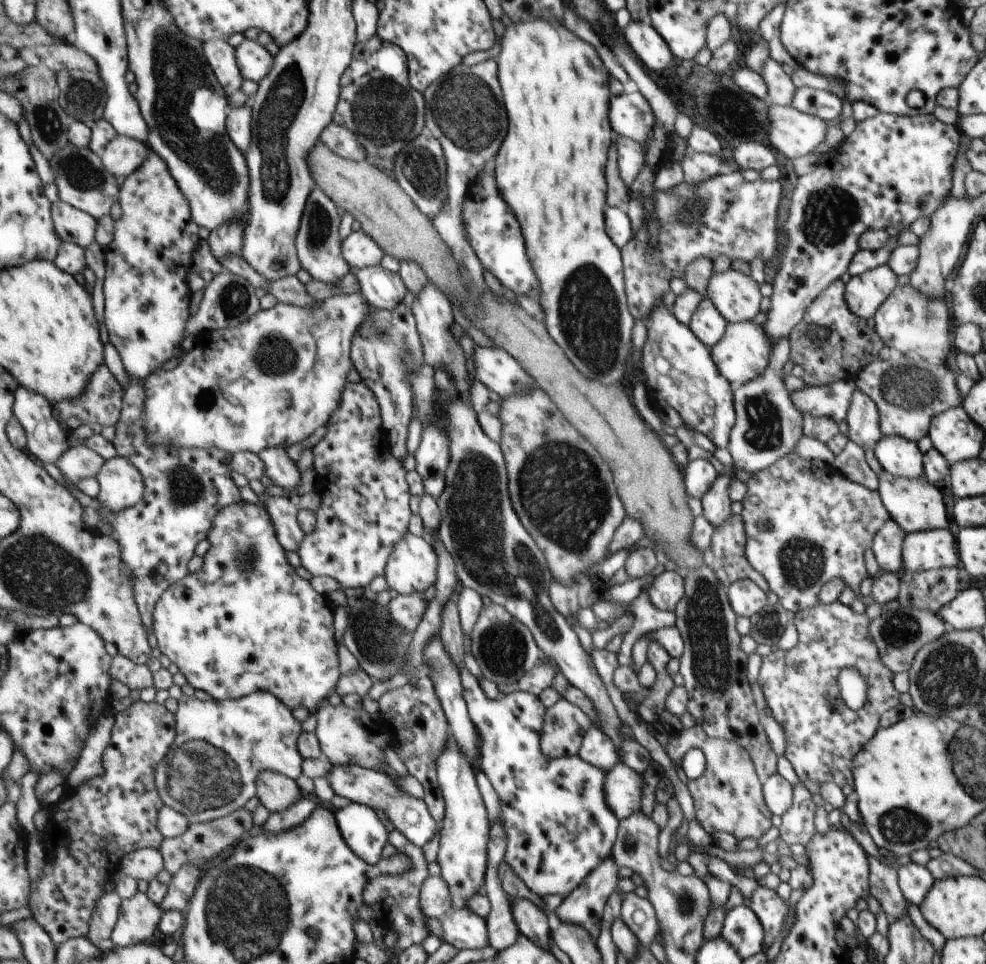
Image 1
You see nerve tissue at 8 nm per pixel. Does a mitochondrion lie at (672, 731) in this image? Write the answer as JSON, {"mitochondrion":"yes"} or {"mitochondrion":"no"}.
{"mitochondrion":"no"}

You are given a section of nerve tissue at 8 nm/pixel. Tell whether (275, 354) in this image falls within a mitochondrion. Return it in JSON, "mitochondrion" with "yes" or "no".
{"mitochondrion":"yes"}

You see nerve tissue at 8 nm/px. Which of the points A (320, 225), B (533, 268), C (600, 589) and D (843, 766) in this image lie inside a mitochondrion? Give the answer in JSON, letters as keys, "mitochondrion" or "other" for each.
{"A":"mitochondrion","B":"other","C":"other","D":"other"}

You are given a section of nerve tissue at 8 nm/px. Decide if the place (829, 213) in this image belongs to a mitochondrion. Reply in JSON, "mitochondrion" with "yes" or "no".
{"mitochondrion":"yes"}

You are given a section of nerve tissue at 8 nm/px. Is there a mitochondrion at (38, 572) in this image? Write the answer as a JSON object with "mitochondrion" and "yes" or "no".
{"mitochondrion":"yes"}

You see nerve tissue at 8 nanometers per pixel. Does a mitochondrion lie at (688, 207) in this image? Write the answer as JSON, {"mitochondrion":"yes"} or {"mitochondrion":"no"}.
{"mitochondrion":"yes"}

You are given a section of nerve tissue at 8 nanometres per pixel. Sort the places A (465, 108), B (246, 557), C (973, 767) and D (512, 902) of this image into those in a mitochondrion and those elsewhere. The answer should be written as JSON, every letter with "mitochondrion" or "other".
{"A":"mitochondrion","B":"mitochondrion","C":"mitochondrion","D":"other"}

